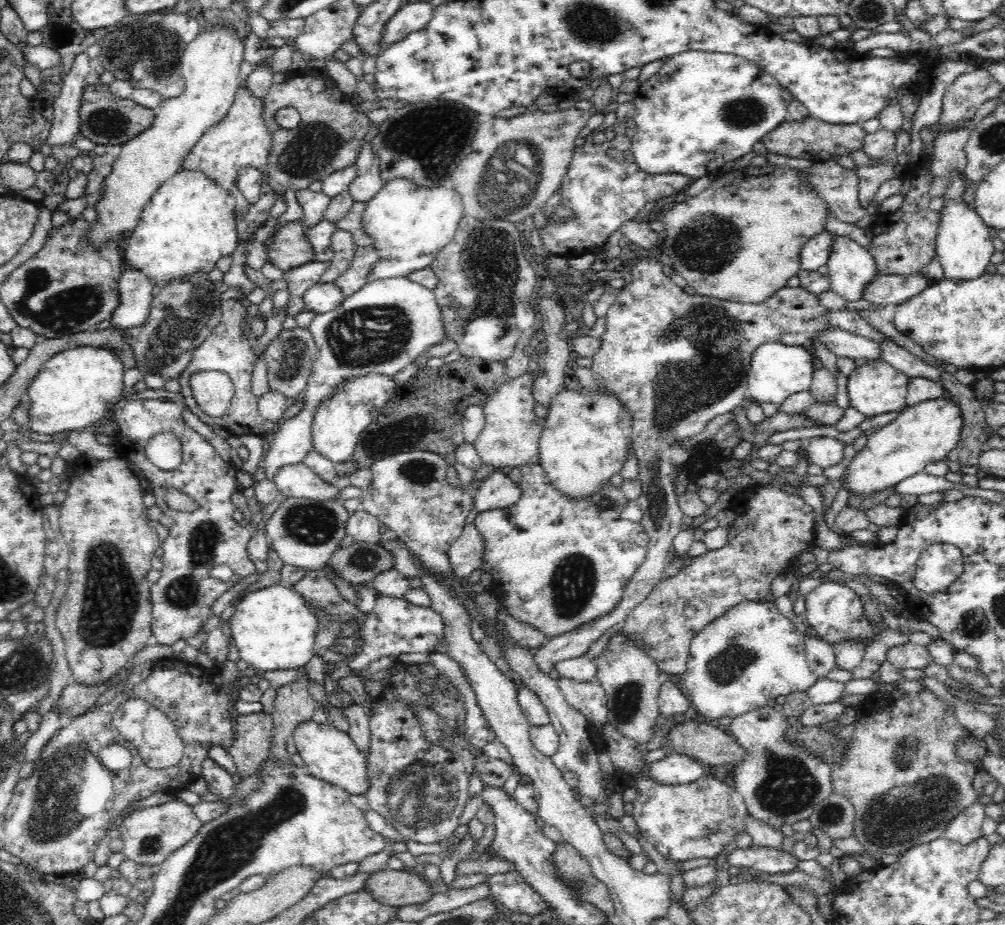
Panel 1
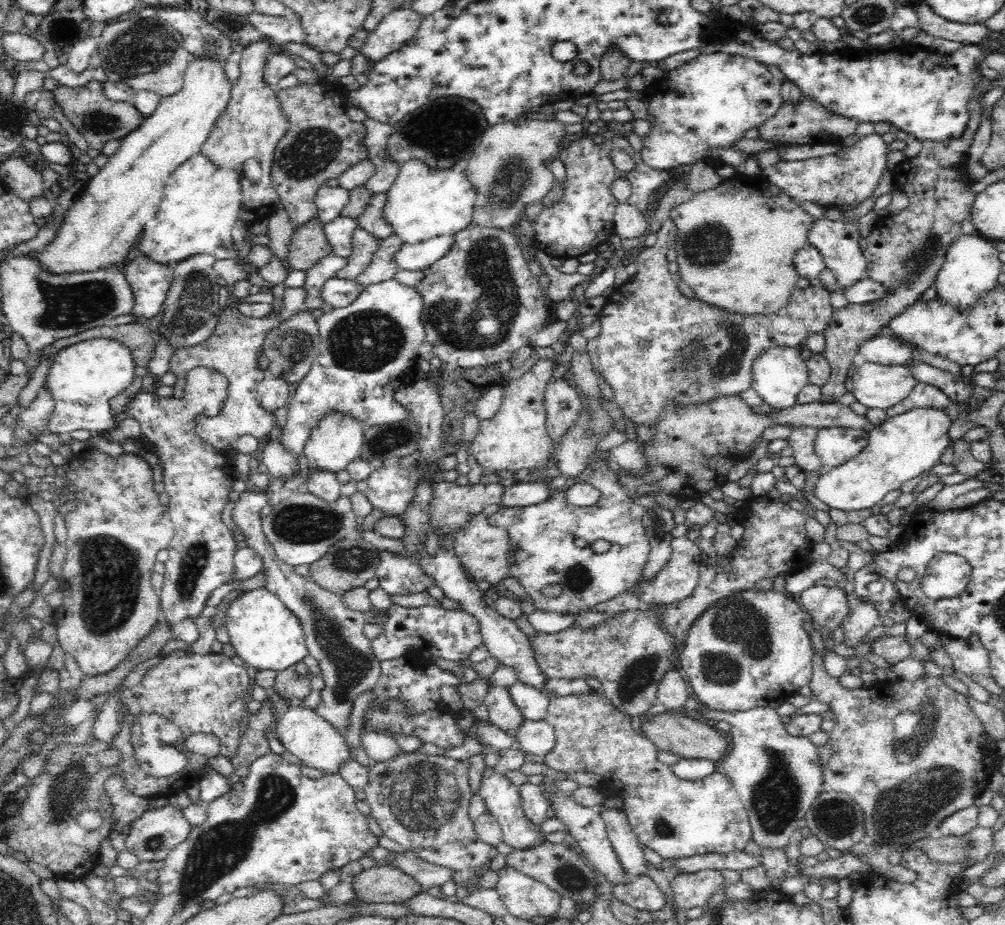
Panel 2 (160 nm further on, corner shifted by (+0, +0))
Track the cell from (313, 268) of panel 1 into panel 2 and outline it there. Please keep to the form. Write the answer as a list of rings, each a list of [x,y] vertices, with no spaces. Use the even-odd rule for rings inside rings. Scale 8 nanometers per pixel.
[[[330,254],[305,271],[306,279],[303,287],[306,289],[305,303],[308,310],[320,309],[324,304],[324,299],[320,296],[322,286],[328,278],[334,277],[340,268],[344,268],[346,262],[348,262],[347,258]]]

